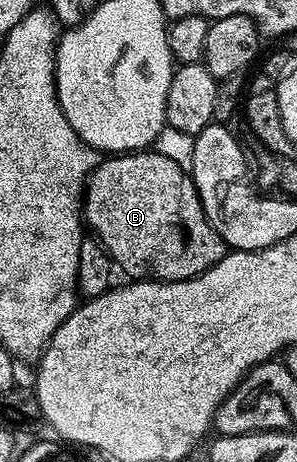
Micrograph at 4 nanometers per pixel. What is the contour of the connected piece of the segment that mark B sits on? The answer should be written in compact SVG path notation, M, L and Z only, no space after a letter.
M141 150L139 152L130 152L127 154L112 154L107 158L101 159L96 165L91 176L86 181L84 189L84 199L82 201L82 220L86 225L87 231L99 240L101 246L111 254L115 267L125 272L125 277L133 281L138 280L189 280L195 276L201 276L207 268L212 268L226 254L226 245L222 237L212 228L212 224L206 218L204 207L200 201L200 196L196 193L196 187L192 181L189 169L178 166L178 162L170 162L162 154L155 150Z

